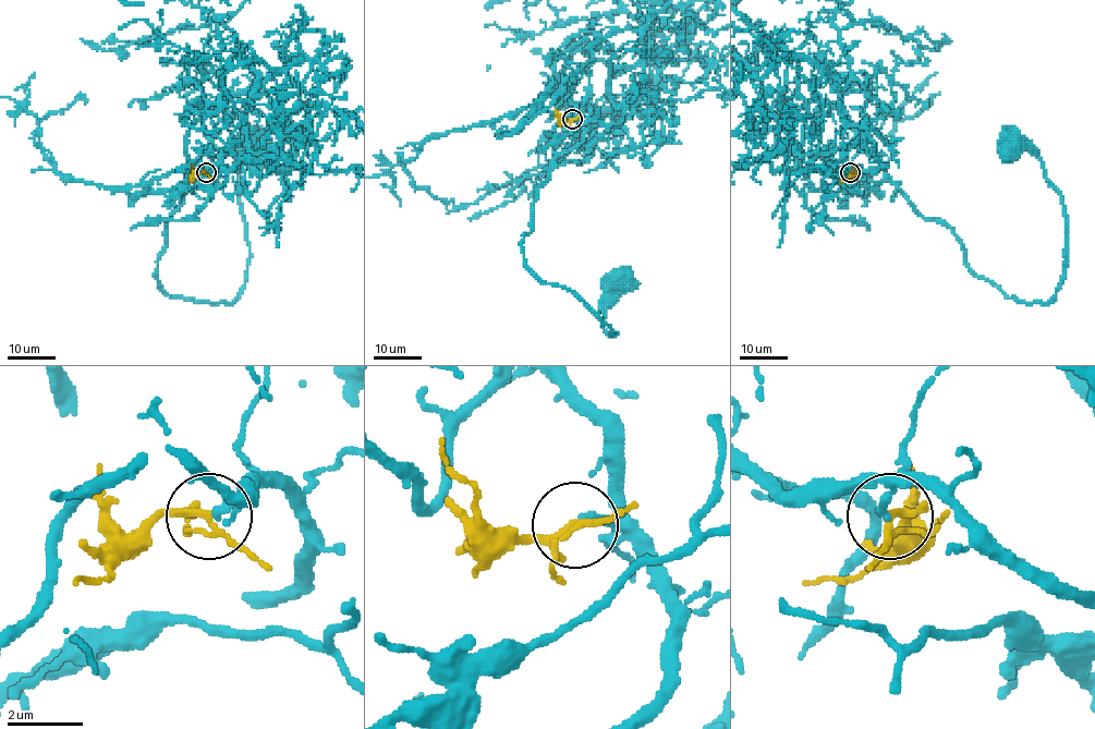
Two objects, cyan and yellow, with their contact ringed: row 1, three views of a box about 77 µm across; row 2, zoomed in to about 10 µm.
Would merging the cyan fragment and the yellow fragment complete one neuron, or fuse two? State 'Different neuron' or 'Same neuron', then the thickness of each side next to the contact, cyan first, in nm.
Same neuron. Thickness 240 nm (cyan) against 150 nm

